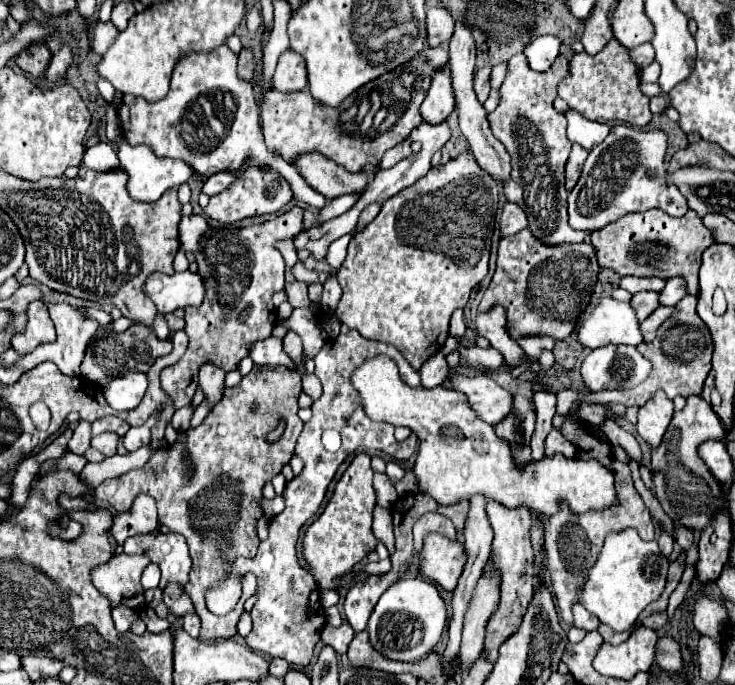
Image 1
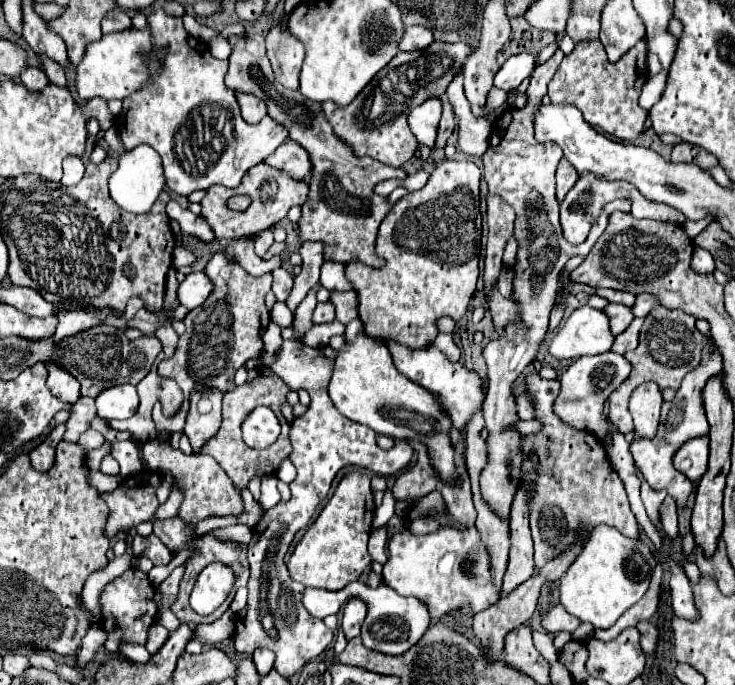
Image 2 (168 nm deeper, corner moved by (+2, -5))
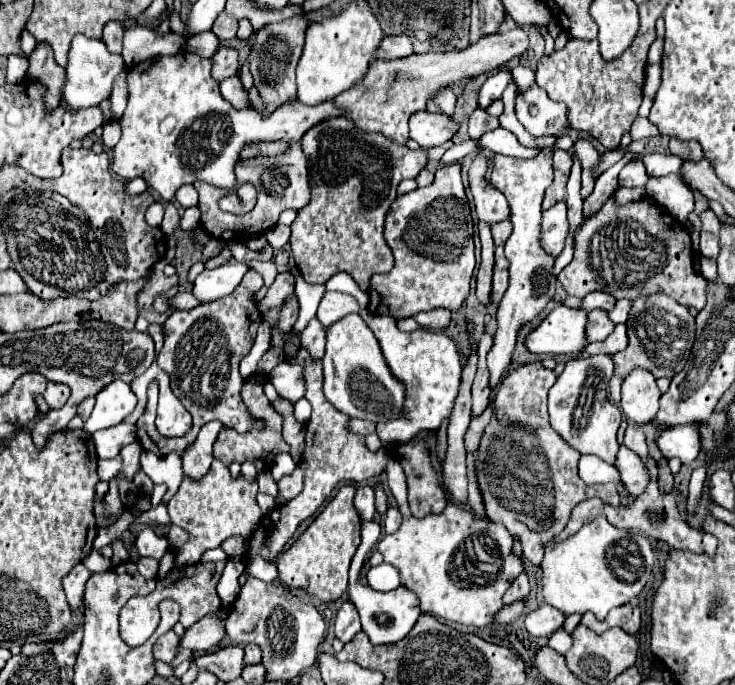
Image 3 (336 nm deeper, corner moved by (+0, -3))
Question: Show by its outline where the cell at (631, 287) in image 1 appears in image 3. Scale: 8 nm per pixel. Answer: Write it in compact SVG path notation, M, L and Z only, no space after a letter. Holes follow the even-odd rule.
M591 292L591 294L587 294L585 298L583 298L583 302L581 302L581 310L585 310L585 312L591 312L591 310L595 310L595 308L601 308L601 310L611 310L615 306L615 298L611 298L609 294L605 294L605 292Z

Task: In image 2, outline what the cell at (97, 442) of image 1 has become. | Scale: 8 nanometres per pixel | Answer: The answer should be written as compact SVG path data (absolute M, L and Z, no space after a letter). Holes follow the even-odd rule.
M93 429L85 431L79 438L78 444L86 452L100 448L106 442L103 435Z

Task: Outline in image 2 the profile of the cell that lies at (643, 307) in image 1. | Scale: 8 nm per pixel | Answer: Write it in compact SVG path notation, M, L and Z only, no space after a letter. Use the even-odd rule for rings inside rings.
M607 304L605 312L611 318L611 332L615 336L621 334L621 332L625 332L629 328L629 324L633 322L633 318L635 318L633 310L629 306L623 306L623 304Z

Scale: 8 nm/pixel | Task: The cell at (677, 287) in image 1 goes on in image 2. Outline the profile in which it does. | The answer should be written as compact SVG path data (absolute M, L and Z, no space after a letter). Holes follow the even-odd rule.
M639 294L639 296L637 296L637 302L635 302L635 306L633 306L633 314L645 318L645 314L649 314L649 312L653 310L653 306L659 306L657 300L653 300L653 296Z

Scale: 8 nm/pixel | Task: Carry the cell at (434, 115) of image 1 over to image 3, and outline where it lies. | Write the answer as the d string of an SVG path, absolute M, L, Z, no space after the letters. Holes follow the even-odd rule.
M423 110L411 116L409 128L411 128L411 138L421 148L427 150L451 140L453 134L457 132L457 122L447 114L433 114Z

